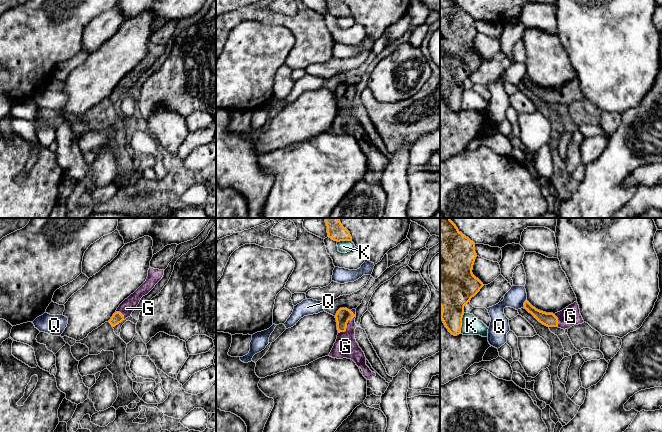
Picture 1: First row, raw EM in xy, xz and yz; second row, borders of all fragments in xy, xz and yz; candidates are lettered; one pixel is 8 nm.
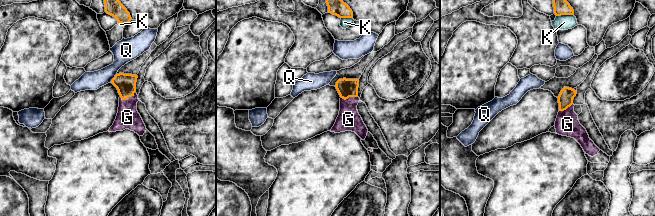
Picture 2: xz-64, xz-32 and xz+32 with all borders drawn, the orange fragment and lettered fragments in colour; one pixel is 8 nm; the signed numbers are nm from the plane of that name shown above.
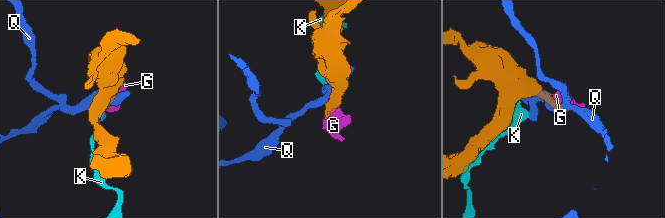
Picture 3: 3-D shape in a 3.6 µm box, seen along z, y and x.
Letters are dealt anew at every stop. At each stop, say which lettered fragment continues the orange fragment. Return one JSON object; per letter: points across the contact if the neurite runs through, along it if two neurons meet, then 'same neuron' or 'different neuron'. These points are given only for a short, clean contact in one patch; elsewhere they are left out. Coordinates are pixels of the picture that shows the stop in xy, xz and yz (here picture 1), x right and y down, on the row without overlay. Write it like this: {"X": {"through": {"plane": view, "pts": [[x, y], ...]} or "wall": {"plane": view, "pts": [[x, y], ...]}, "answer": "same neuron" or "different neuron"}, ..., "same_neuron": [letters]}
{"G": {"through": {"plane": "xz", "pts": [[343, 91], [347, 98], [345, 122]]}, "answer": "same neuron"}, "K": {"answer": "different neuron"}, "Q": {"wall": {"plane": "yz", "pts": [[526, 76], [523, 83]]}, "answer": "different neuron"}, "same_neuron": ["G"]}

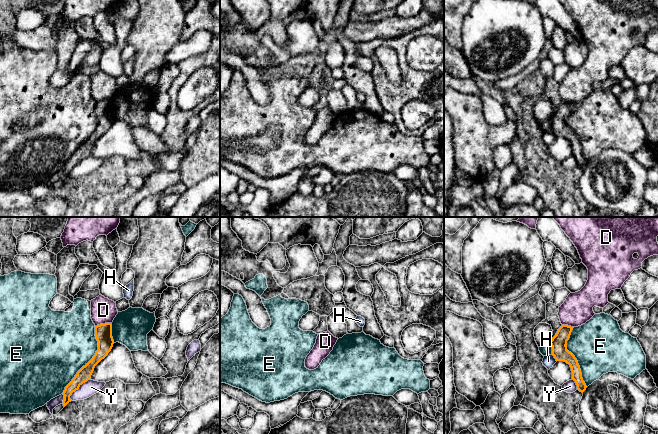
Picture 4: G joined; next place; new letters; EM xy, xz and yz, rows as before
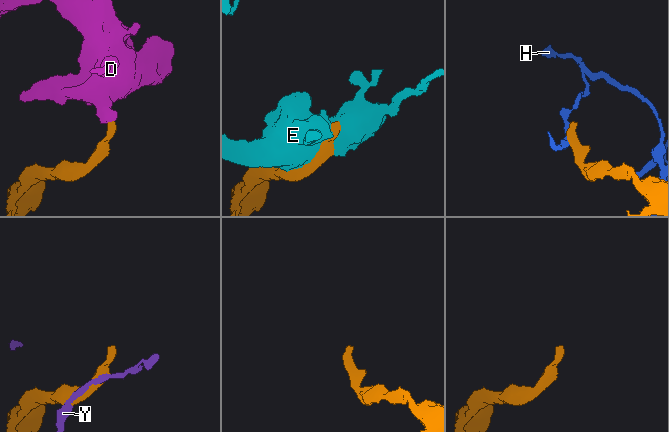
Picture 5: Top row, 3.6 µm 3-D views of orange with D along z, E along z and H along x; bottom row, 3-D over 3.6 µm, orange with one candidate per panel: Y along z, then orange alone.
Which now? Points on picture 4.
{"D": {"wall": {"plane": "xy", "pts": [[110, 98], [95, 102]]}, "answer": "different neuron"}, "E": {"answer": "different neuron"}, "H": {"wall": {"plane": "yz", "pts": [[551, 130], [556, 137]]}, "answer": "different neuron"}, "Y": {"answer": "different neuron"}, "same_neuron": []}

